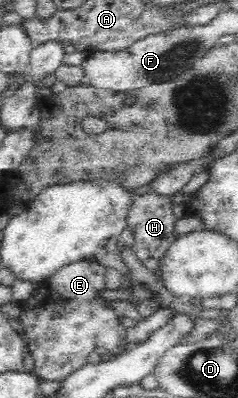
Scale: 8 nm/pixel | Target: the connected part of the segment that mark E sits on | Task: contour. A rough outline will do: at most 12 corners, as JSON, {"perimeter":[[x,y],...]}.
{"perimeter":[[79,261],[21,303],[42,380],[126,348],[105,269]]}

